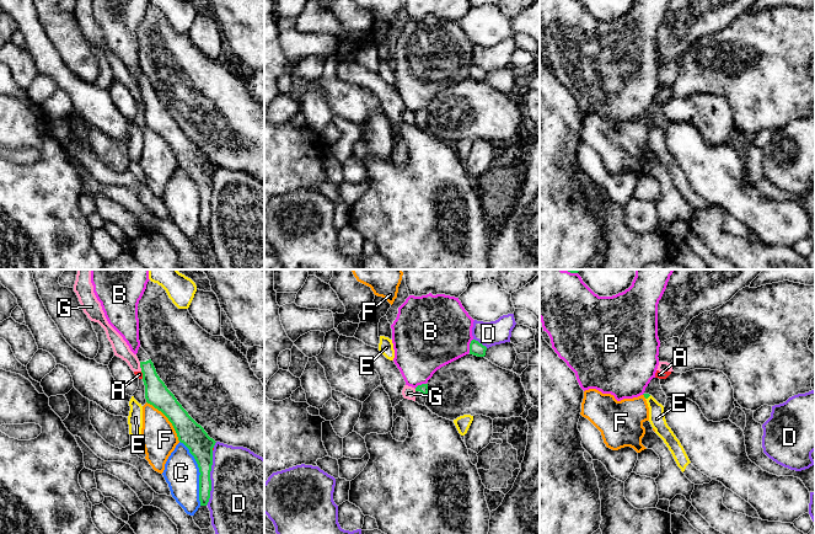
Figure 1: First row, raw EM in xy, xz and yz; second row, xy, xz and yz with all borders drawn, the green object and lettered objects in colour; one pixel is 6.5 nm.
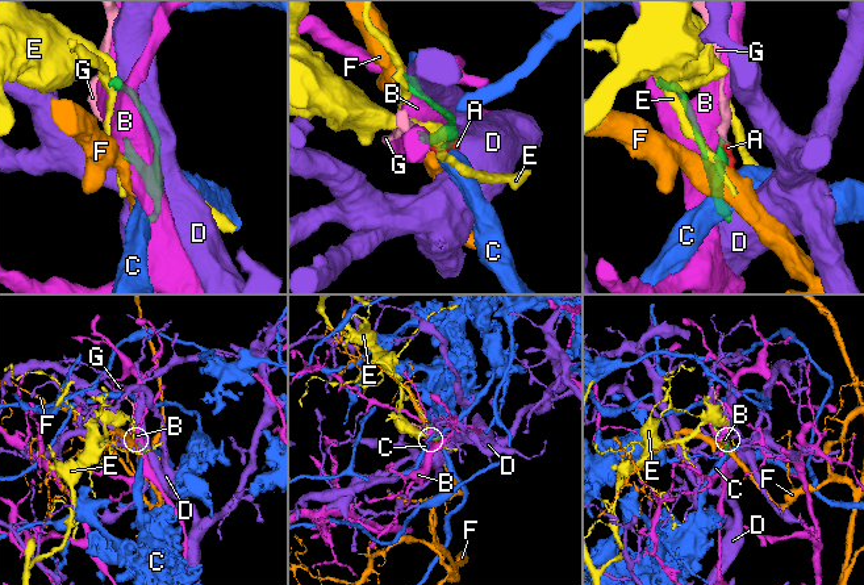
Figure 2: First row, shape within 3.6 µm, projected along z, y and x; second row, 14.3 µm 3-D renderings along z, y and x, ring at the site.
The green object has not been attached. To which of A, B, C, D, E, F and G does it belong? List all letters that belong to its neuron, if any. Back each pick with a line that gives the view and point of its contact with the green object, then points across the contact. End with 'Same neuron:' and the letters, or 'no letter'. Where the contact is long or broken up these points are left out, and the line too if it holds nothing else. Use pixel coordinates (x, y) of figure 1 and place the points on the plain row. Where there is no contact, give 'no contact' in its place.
Same neuron: no letter

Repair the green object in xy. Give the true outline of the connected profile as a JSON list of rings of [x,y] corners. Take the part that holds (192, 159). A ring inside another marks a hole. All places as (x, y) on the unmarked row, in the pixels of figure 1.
[[[141,70],[138,74],[136,81],[143,97],[146,127],[168,143],[177,157],[178,165],[194,181],[200,197],[199,225],[200,230],[207,230],[211,215],[210,196],[213,189],[213,172],[216,166],[188,139],[175,119],[167,113]]]

